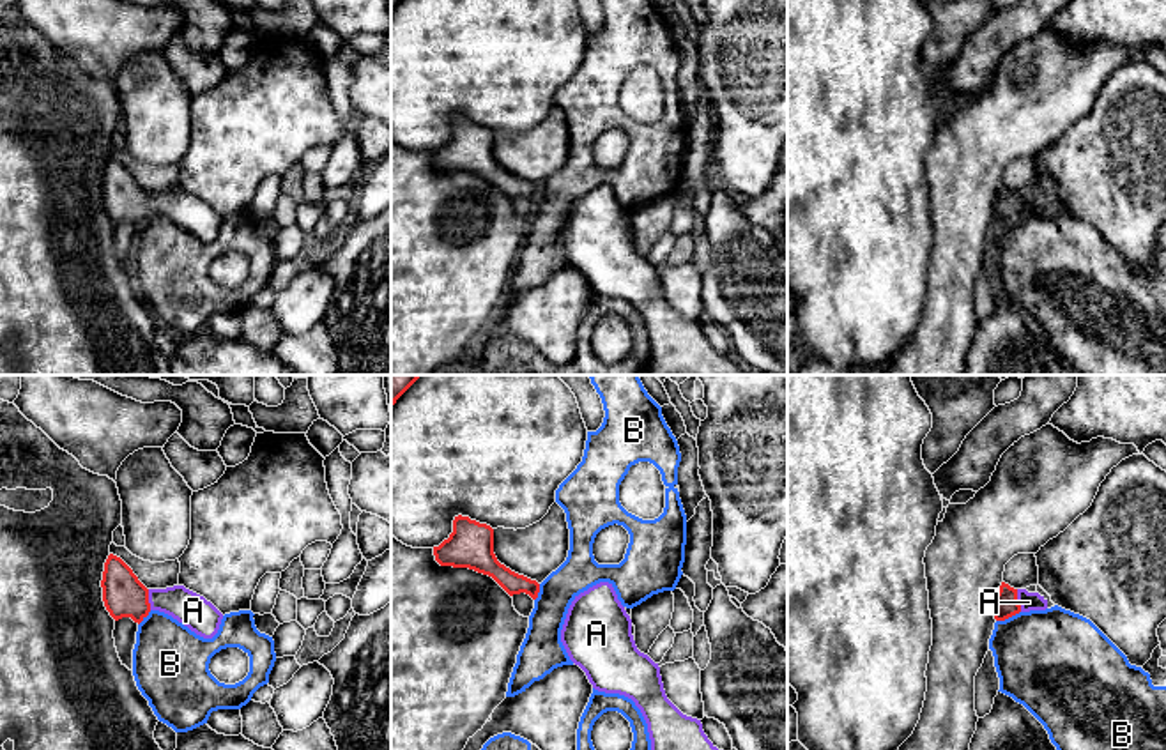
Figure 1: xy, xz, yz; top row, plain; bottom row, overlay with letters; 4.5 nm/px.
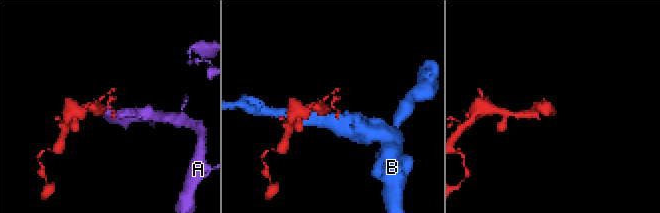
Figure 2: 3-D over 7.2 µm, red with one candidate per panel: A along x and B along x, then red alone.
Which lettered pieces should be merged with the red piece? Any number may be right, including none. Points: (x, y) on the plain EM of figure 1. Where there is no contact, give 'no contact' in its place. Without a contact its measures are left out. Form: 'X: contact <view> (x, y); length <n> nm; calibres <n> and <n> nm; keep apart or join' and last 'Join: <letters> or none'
A: contact yz (1016, 204); length 110 nm; calibres 110 and 80 nm; join
B: contact yz (1007, 221); length 120 nm; calibres 110 and 440 nm; keep apart
Join: A

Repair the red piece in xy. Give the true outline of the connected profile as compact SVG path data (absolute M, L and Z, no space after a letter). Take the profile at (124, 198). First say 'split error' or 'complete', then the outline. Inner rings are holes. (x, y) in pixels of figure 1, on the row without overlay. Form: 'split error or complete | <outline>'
split error | M113 157L104 166L101 191L104 210L115 225L131 221L140 228L150 214L159 214L196 239L212 242L223 223L211 205L184 189L147 193L133 173Z

